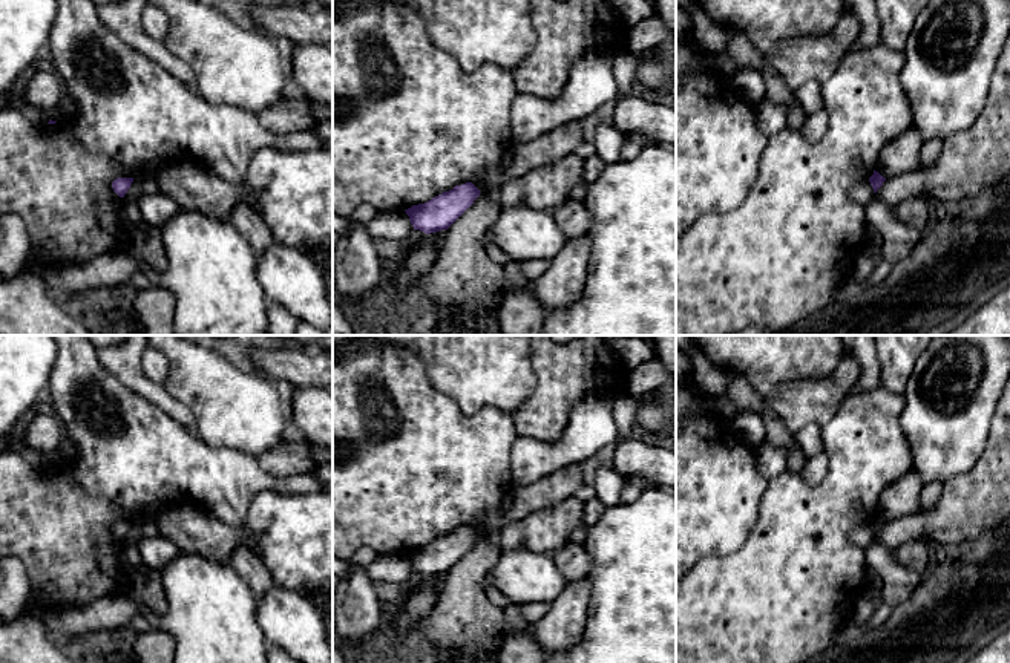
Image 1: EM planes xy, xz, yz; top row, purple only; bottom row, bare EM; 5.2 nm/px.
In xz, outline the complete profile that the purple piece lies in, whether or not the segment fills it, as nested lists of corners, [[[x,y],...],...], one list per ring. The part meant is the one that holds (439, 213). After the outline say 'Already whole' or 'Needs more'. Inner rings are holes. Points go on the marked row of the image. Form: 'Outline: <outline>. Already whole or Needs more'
Outline: [[[466,182],[405,211],[414,230],[431,234],[448,230],[474,204],[480,193],[472,182]]]. Already whole

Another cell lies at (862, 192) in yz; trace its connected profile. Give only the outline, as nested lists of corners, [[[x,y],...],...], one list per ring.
[[[869,179],[857,182],[851,188],[851,199],[866,207],[874,199],[874,188]]]

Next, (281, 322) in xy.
[[[268,299],[267,317],[268,328],[265,335],[296,335],[297,318],[280,303]]]

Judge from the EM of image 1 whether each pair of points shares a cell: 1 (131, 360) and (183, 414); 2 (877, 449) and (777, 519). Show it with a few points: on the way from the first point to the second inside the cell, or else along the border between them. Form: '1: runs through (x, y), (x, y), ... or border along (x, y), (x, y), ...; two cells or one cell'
1: runs through (135, 375), (167, 403); one cell
2: runs through (852, 473), (806, 519), (802, 519); one cell

